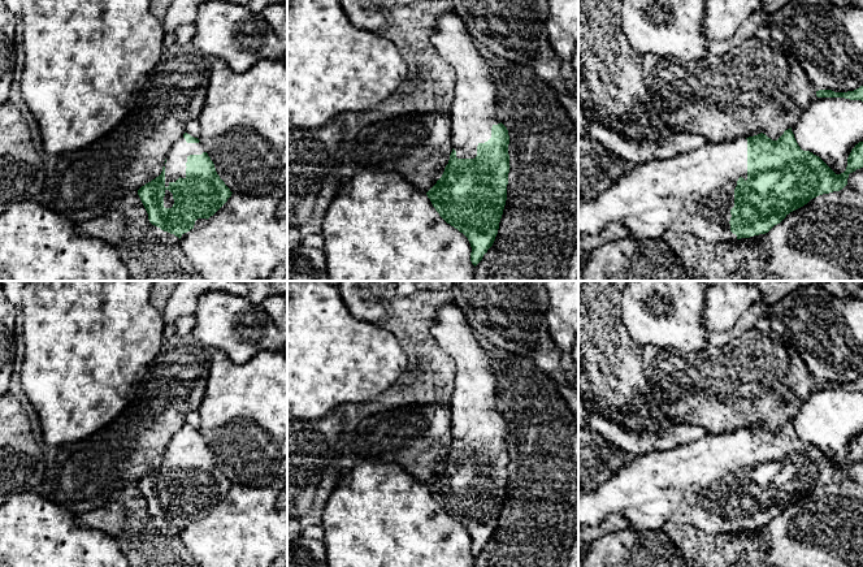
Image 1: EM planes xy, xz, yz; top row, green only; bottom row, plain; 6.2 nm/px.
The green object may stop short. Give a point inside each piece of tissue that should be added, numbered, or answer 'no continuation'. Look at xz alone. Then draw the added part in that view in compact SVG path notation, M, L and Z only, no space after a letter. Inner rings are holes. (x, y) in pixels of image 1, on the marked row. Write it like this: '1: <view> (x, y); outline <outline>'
1: xz (473, 112); outline M455 8L442 13L430 36L441 57L455 70L455 95L450 109L451 146L457 159L474 159L477 146L491 138L496 117L498 72L478 51Z

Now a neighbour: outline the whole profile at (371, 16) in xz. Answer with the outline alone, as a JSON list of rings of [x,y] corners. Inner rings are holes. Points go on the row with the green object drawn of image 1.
[[[339,0],[351,23],[365,31],[378,33],[387,22],[387,13],[395,0]]]

